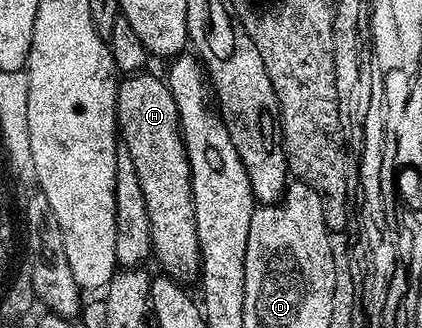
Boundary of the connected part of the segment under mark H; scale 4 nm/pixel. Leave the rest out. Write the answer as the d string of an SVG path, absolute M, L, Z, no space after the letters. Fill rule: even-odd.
M136 73L128 75L119 83L119 91L115 94L115 118L117 120L118 130L121 132L121 142L128 147L129 153L132 154L133 163L137 169L137 177L140 178L141 191L144 193L145 207L148 209L149 229L151 230L151 249L153 259L160 263L162 270L171 278L180 281L194 280L199 274L199 242L197 241L197 225L193 217L193 197L191 196L191 170L189 169L189 161L185 153L185 145L183 144L183 134L179 131L179 114L177 113L177 104L173 101L173 93L169 93L166 82L162 78L159 79L155 75L147 75L148 73Z

